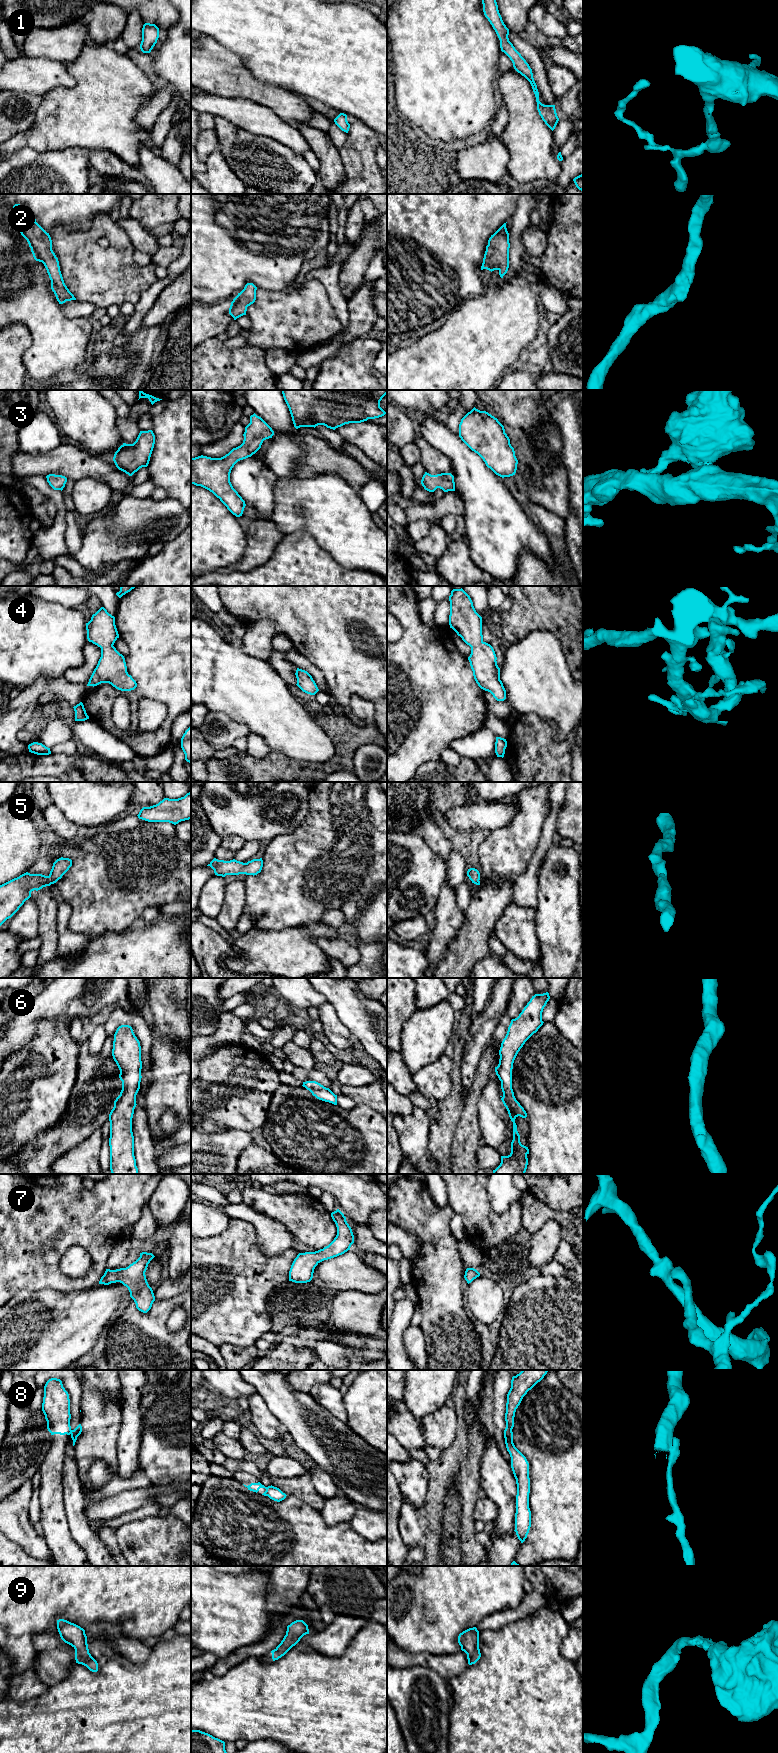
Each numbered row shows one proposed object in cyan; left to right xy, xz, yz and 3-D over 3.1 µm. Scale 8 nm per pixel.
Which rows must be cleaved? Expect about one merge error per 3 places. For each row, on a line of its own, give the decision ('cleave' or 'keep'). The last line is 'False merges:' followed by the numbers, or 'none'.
1: keep
2: keep
3: keep
4: keep
5: keep
6: keep
7: keep
8: cleave
9: keep
False merges: 8

